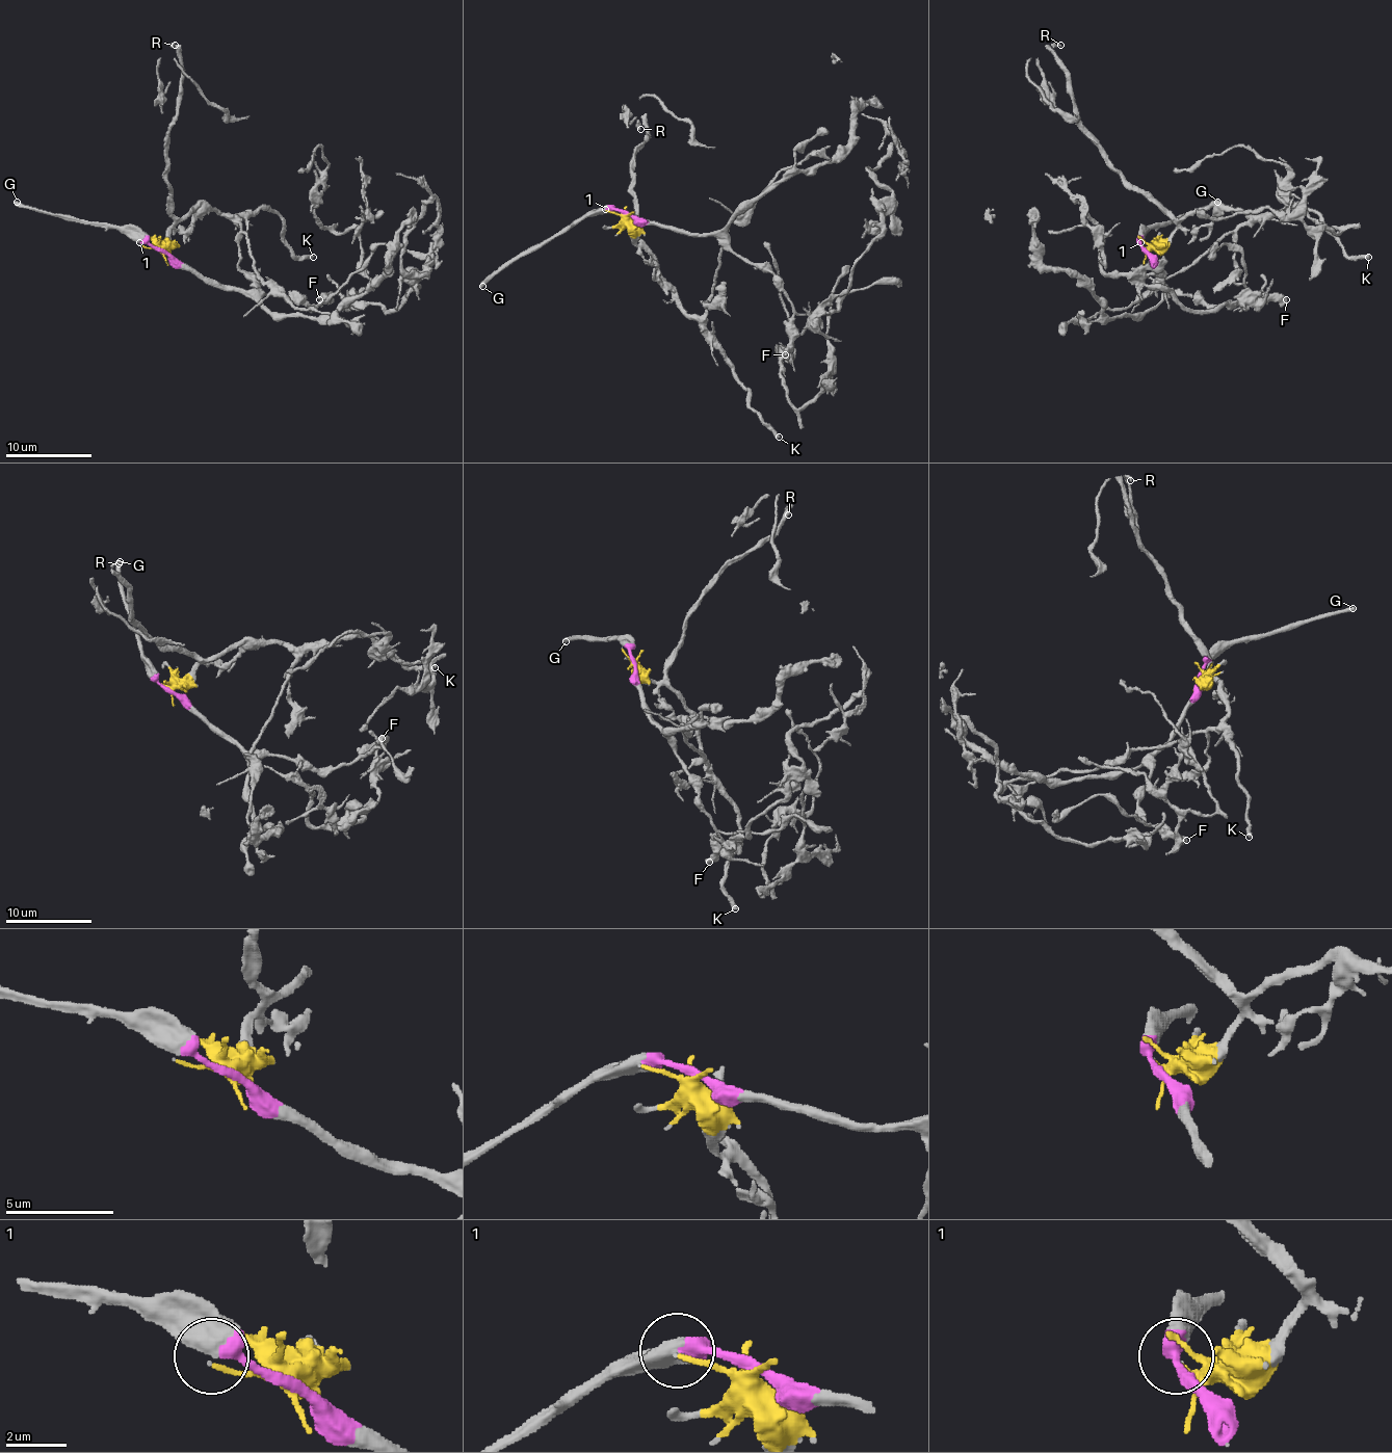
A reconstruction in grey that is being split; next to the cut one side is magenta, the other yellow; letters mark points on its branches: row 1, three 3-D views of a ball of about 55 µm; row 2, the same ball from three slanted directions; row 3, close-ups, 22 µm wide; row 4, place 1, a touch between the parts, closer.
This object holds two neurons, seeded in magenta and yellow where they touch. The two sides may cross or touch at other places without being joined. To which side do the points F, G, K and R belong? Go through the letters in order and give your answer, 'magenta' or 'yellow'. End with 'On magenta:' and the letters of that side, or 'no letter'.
F: magenta
G: magenta
K: yellow
R: yellow
On magenta: F, G

